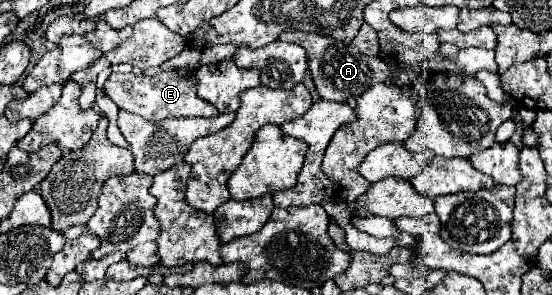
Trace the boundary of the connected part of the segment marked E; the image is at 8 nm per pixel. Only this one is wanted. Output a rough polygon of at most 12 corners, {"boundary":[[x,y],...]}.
{"boundary":[[195,70],[111,74],[117,108],[147,120],[215,116]]}

